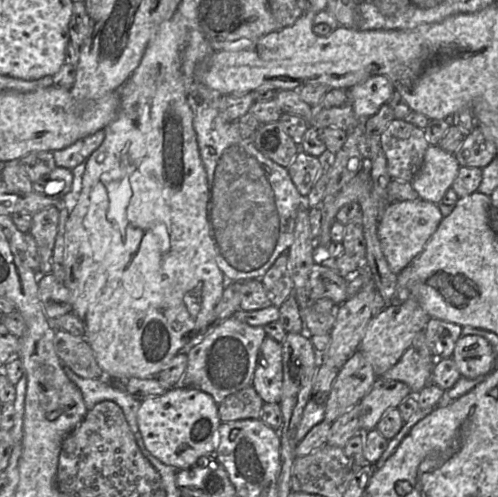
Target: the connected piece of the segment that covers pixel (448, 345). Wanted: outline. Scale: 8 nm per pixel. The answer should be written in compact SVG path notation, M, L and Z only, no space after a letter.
M430 318L425 339L435 360L451 358L456 342L461 337L462 326L436 318Z

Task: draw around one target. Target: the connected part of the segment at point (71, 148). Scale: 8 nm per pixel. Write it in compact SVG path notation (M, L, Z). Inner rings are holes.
M105 130L78 139L73 144L53 152L55 164L58 167L80 171L92 153L103 143Z

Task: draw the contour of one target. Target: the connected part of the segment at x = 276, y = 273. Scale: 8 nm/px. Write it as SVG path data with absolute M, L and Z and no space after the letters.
M288 252L281 254L261 278L271 305L280 307L293 294L293 282L288 270Z

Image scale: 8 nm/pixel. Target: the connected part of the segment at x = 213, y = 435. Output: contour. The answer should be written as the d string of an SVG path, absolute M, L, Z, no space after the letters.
M180 384L167 389L163 394L147 397L141 401L137 412L137 423L146 449L158 460L176 469L186 469L206 458L213 458L216 450L217 433L220 423L218 405L208 393Z

